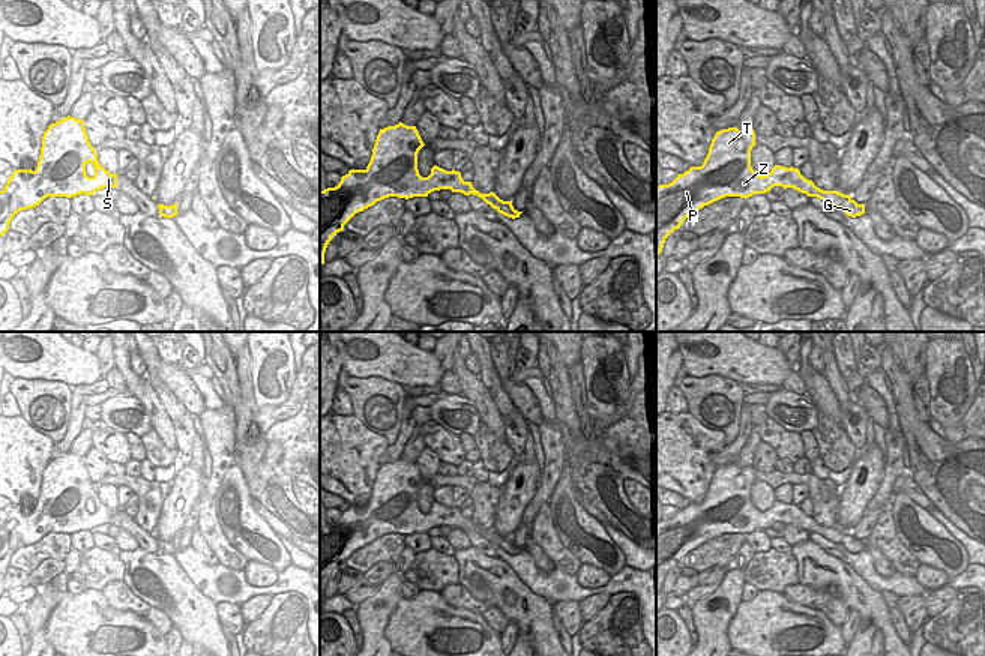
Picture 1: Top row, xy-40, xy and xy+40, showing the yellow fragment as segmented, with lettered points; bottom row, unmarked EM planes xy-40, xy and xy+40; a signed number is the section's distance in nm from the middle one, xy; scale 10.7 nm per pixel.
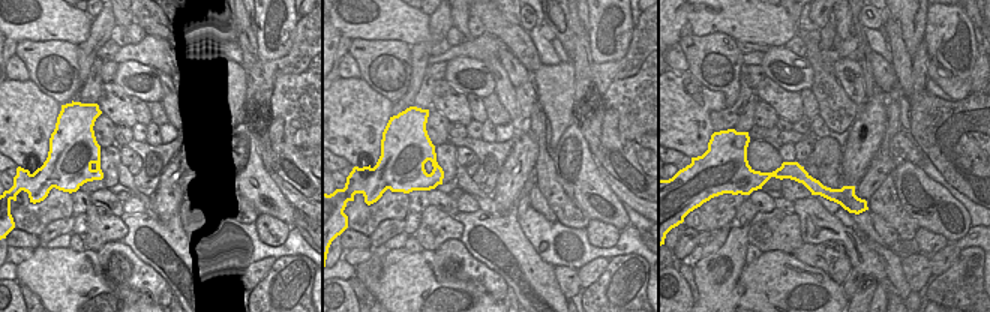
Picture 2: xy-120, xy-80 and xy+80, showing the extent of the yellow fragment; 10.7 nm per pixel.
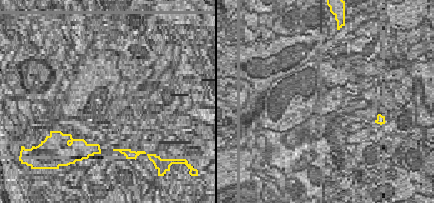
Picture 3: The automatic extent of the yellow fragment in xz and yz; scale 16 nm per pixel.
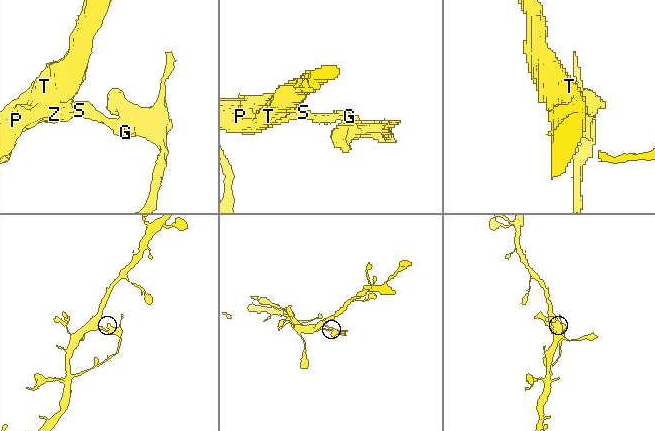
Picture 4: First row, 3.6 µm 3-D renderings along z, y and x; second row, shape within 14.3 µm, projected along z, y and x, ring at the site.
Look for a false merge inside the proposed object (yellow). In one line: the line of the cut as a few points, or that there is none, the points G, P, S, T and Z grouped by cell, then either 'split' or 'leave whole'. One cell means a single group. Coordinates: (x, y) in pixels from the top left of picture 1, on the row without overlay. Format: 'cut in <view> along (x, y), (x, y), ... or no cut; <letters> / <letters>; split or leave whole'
cut in xy+40 along (825, 527), (814, 526), (808, 532); G / P S T Z; split

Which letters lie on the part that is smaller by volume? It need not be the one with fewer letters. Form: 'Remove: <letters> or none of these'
Remove: G

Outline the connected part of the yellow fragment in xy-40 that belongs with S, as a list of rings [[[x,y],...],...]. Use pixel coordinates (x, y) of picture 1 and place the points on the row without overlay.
[[[68,452],[51,459],[42,473],[36,506],[15,506],[0,527],[0,572],[18,548],[48,533],[93,531],[104,524],[117,524],[117,510],[99,500],[84,456]]]

